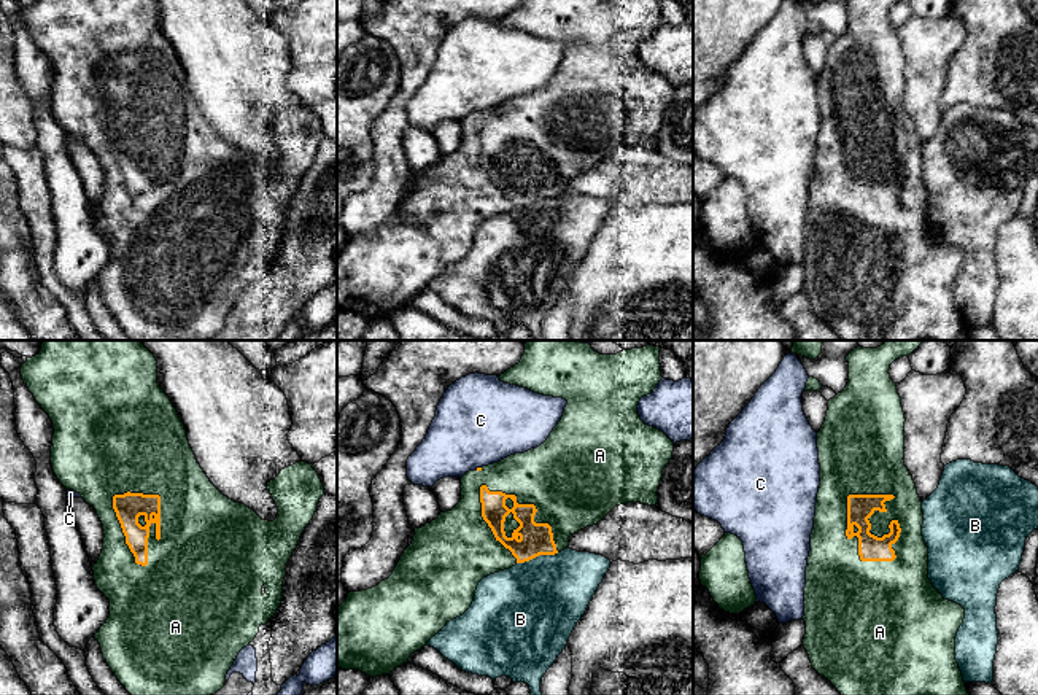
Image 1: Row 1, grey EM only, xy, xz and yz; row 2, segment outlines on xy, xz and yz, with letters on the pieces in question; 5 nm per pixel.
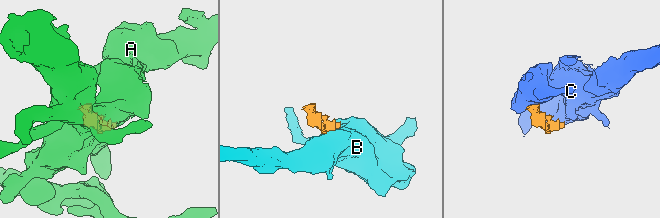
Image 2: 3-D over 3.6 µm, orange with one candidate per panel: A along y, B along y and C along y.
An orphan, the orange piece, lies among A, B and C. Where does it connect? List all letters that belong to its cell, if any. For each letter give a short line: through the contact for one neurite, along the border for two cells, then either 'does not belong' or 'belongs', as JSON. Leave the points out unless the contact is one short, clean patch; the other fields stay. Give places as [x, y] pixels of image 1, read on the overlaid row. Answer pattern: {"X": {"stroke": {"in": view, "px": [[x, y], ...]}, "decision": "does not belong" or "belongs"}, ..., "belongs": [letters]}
{"A": {"decision": "belongs"}, "B": {"decision": "does not belong"}, "C": {"stroke": {"in": "xz", "px": [[480, 466], [476, 468]]}, "decision": "does not belong"}, "belongs": ["A"]}

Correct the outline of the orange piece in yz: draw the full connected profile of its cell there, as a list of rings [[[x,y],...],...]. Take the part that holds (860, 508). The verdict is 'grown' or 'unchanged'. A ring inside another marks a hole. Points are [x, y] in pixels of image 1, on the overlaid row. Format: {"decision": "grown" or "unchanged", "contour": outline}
{"decision": "grown", "contour": [[[885,340],[877,348],[854,348],[846,361],[849,363],[849,382],[846,388],[828,401],[825,421],[817,433],[820,485],[815,503],[814,528],[811,534],[811,550],[806,566],[804,615],[806,635],[803,646],[809,655],[812,668],[828,679],[841,695],[970,695],[959,663],[955,660],[955,636],[963,623],[965,609],[949,600],[933,587],[928,579],[928,547],[922,536],[924,512],[916,483],[904,466],[904,412],[897,383],[890,379],[890,364],[900,356],[909,356],[924,340]]]}

